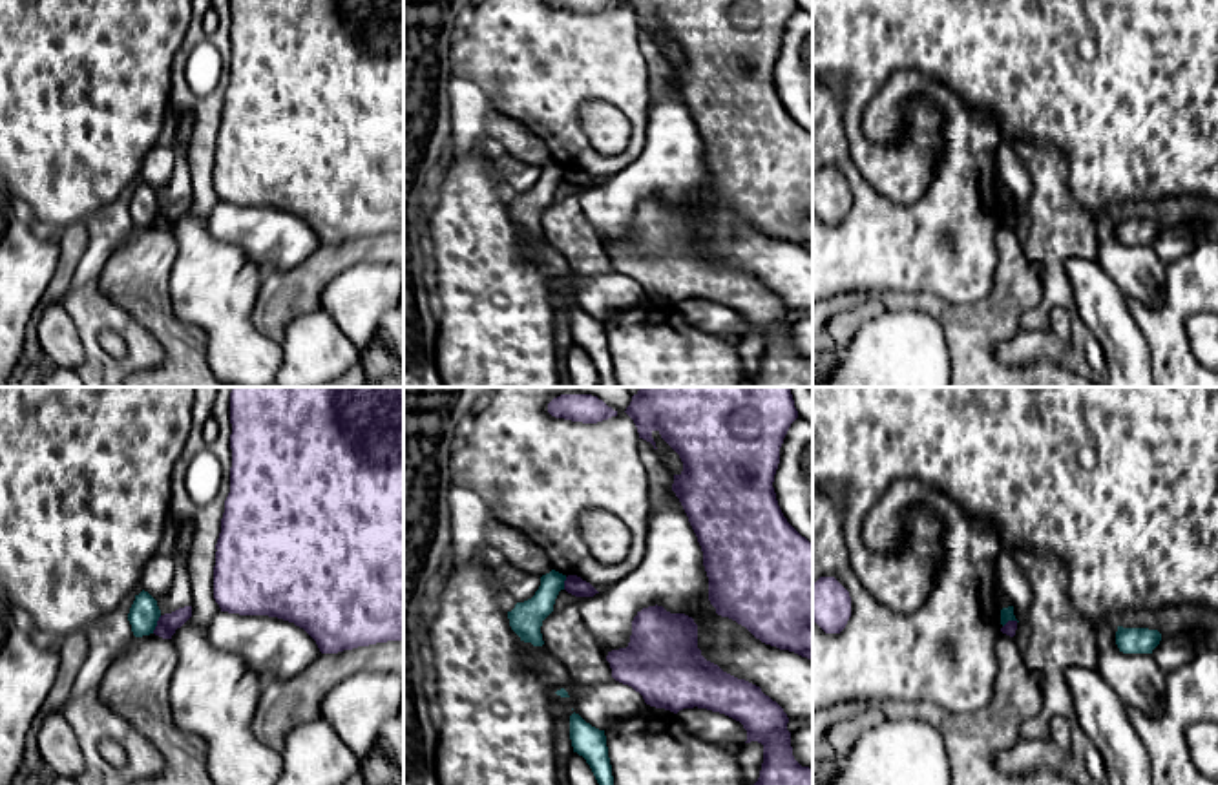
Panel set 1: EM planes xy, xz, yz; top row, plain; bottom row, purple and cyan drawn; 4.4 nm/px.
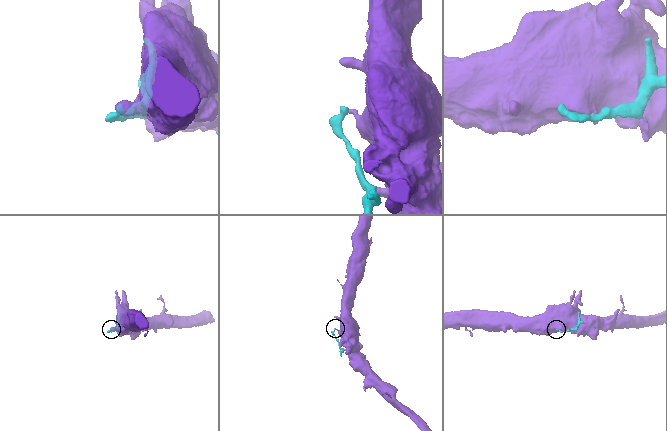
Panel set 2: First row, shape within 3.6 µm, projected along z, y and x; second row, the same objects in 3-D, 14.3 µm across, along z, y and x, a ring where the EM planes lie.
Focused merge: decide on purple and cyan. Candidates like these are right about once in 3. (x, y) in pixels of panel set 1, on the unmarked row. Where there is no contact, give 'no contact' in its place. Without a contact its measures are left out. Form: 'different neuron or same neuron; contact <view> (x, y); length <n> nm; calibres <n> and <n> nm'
different neuron; contact xy (157, 216); length 90 nm; calibres 90 and 130 nm

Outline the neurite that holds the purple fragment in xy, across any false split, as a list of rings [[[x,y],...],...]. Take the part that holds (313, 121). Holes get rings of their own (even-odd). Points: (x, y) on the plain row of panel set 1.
[[[230,0],[230,15],[230,84],[214,157],[214,190],[221,203],[294,214],[316,232],[321,245],[404,232],[404,0]]]

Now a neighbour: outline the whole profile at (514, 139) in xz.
[[[488,108],[484,115],[484,137],[500,148],[502,153],[508,153],[526,164],[542,168],[553,161],[541,139],[493,108]]]

